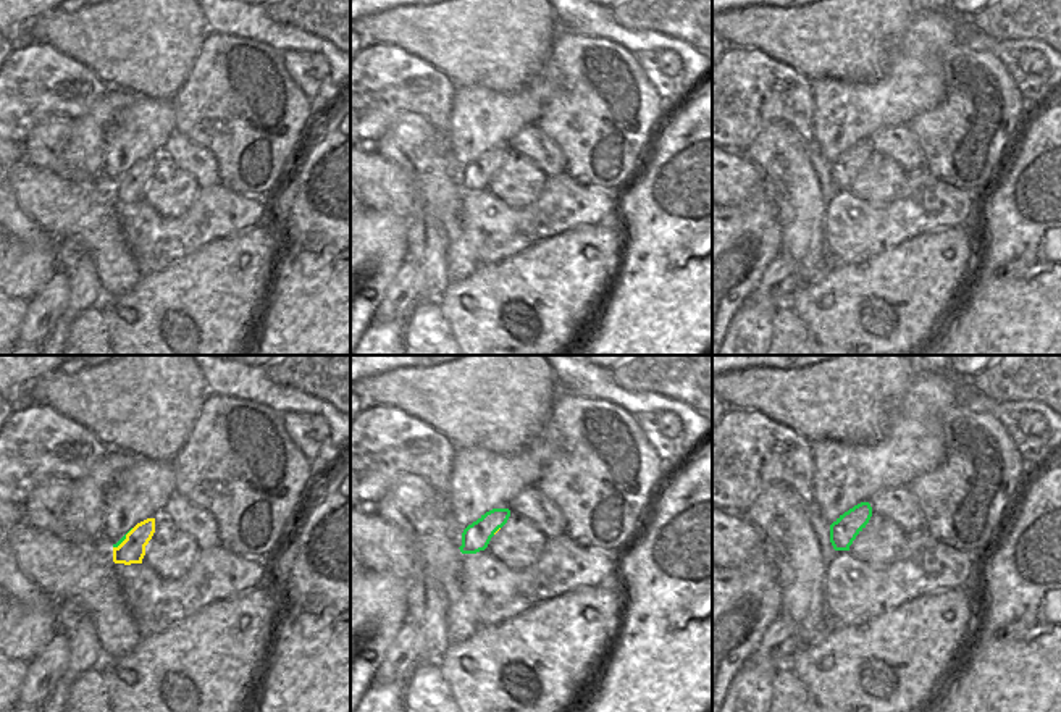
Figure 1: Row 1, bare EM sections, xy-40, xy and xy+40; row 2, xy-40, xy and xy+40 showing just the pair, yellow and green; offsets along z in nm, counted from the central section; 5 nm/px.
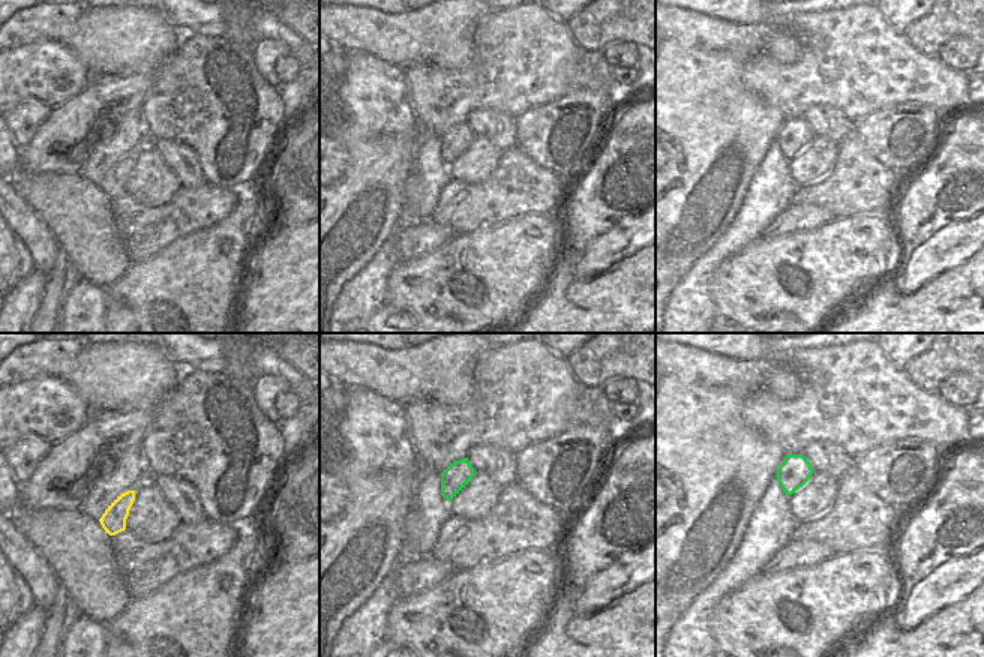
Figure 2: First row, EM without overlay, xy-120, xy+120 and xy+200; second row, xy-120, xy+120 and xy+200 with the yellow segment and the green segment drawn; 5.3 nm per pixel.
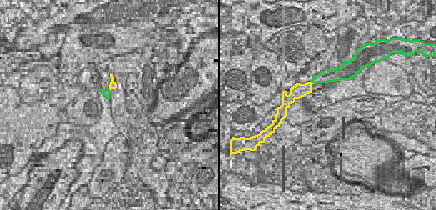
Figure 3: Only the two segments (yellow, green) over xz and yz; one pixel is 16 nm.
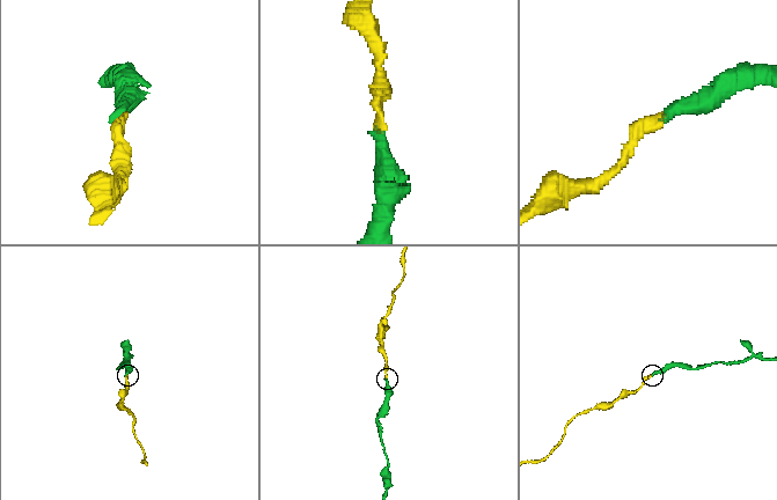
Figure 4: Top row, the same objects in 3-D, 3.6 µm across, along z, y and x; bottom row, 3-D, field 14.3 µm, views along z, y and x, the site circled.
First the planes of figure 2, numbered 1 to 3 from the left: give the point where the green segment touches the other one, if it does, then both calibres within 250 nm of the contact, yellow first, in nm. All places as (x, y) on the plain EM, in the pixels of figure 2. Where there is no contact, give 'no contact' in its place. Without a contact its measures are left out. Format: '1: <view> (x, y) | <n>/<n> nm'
1: no contact
2: no contact
3: no contact

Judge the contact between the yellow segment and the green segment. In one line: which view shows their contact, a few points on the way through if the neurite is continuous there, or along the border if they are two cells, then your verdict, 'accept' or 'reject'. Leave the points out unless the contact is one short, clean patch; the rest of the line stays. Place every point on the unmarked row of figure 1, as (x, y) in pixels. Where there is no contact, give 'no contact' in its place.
xy-40 | across xy-40 (133, 188), (125, 178), (123, 176) | accept

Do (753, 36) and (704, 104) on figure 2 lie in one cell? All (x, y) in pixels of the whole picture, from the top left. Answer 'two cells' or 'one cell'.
two cells

